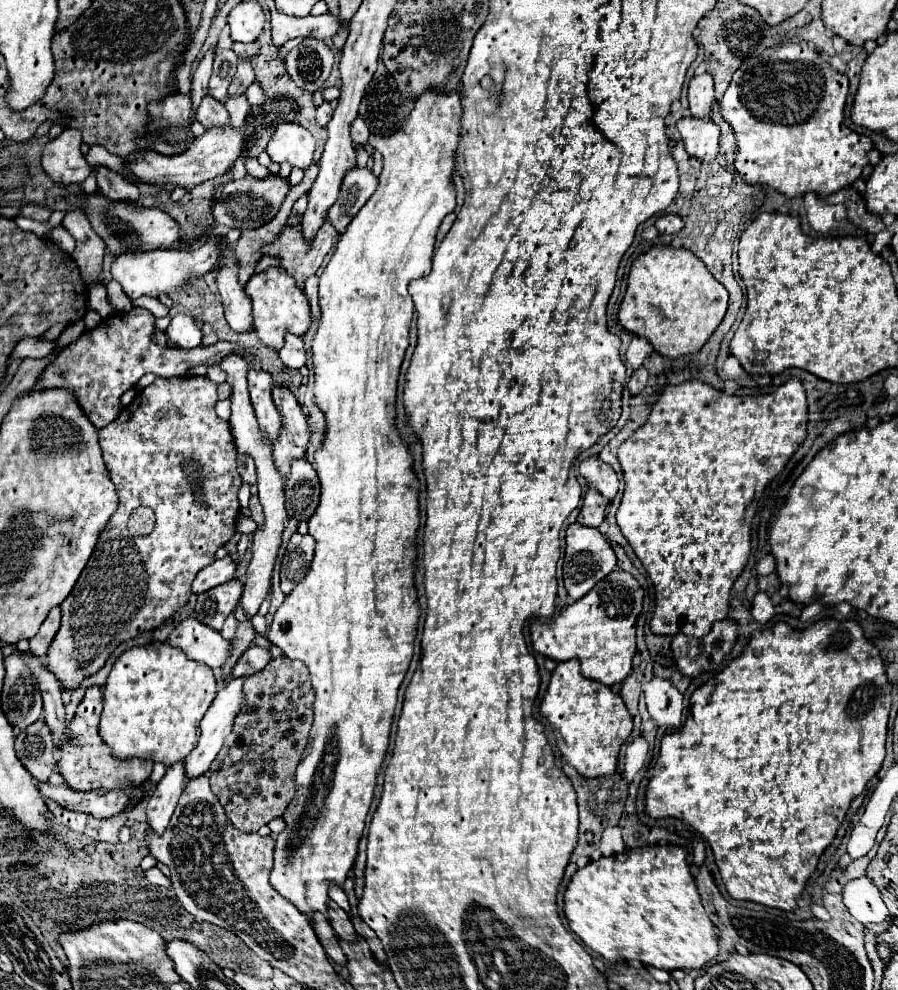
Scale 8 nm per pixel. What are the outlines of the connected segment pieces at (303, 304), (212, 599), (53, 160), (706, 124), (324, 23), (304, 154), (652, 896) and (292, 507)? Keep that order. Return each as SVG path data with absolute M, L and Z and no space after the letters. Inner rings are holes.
M268 267L262 273L256 273L250 277L246 283L244 291L248 293L252 301L252 317L254 317L254 331L260 339L262 345L270 349L280 349L284 347L284 335L294 333L294 335L304 335L308 327L312 325L312 311L310 303L304 295L302 289L294 283L294 279L280 267Z
M236 579L198 595L196 619L220 631L224 619L234 611L240 597L242 597L242 583Z
M64 129L56 139L48 141L42 151L42 167L52 181L60 185L82 183L90 175L90 165L80 151L80 131Z
M682 117L676 123L682 141L686 145L686 151L692 157L698 157L702 161L714 161L720 149L720 127L710 119L698 119L698 117Z
M272 11L272 41L276 47L282 47L282 43L298 37L314 37L318 41L326 41L332 39L340 27L344 27L342 19L330 13L316 17L288 17Z
M280 123L272 139L268 141L266 151L276 163L288 161L294 167L306 169L314 159L314 137L302 125Z
M648 845L626 849L620 855L600 857L578 869L564 891L564 915L570 929L608 961L642 961L644 965L674 971L700 969L718 955L718 937L708 919L686 861L688 851L680 845Z
M292 461L292 473L284 487L288 517L308 521L320 501L320 483L308 461Z

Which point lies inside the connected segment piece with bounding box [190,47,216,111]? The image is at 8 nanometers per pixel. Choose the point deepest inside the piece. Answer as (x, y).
(201, 76)

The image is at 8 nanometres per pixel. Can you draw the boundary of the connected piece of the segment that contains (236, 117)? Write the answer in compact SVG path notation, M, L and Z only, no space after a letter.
M232 95L232 97L228 97L224 101L224 105L226 105L228 113L230 113L230 119L232 119L232 125L234 127L240 127L244 123L246 115L252 109L250 103L248 103L248 99L246 99L246 95Z

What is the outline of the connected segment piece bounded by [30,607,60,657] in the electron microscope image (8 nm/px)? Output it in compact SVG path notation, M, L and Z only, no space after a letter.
M54 607L54 609L48 613L46 621L42 623L40 631L30 639L30 651L32 651L36 657L44 657L44 655L46 655L48 645L50 645L50 641L54 639L58 627L60 627L60 609Z

